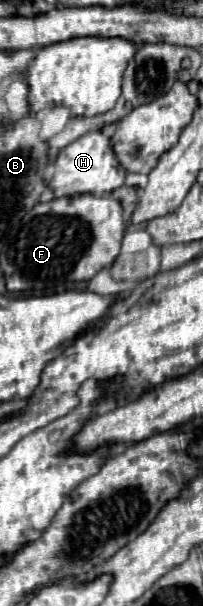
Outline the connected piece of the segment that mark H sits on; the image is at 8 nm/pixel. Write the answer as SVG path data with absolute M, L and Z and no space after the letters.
M88 132L76 142L68 144L54 160L54 176L48 180L50 190L56 198L60 196L82 196L82 194L110 194L120 188L126 178L126 170L114 160L110 140L102 132Z

